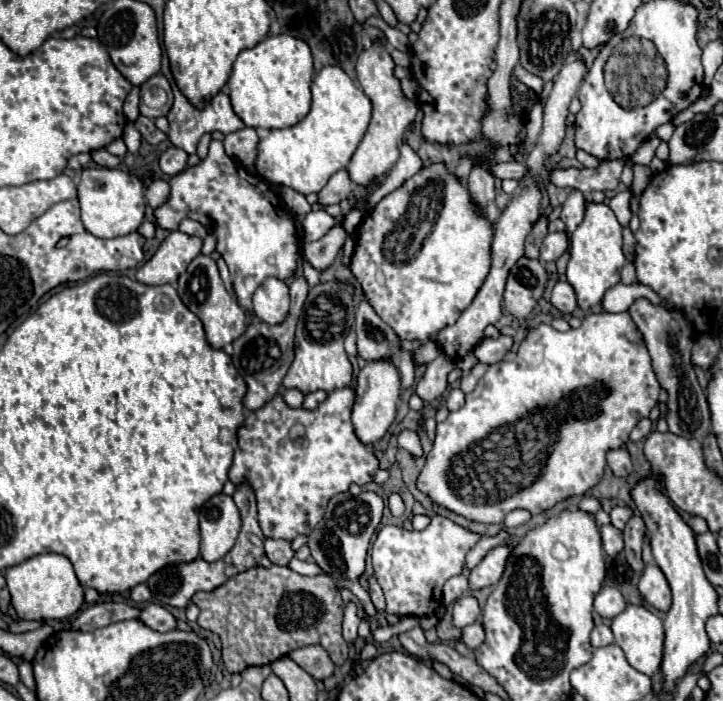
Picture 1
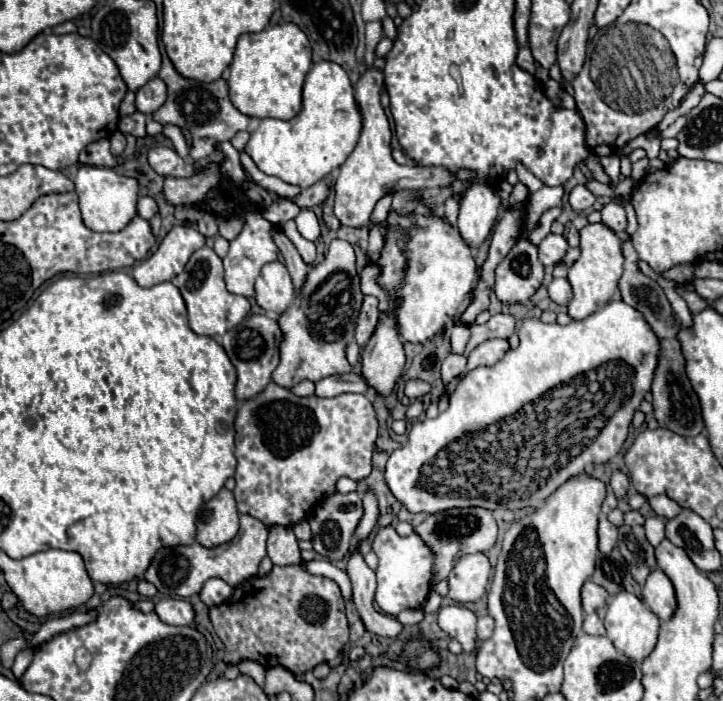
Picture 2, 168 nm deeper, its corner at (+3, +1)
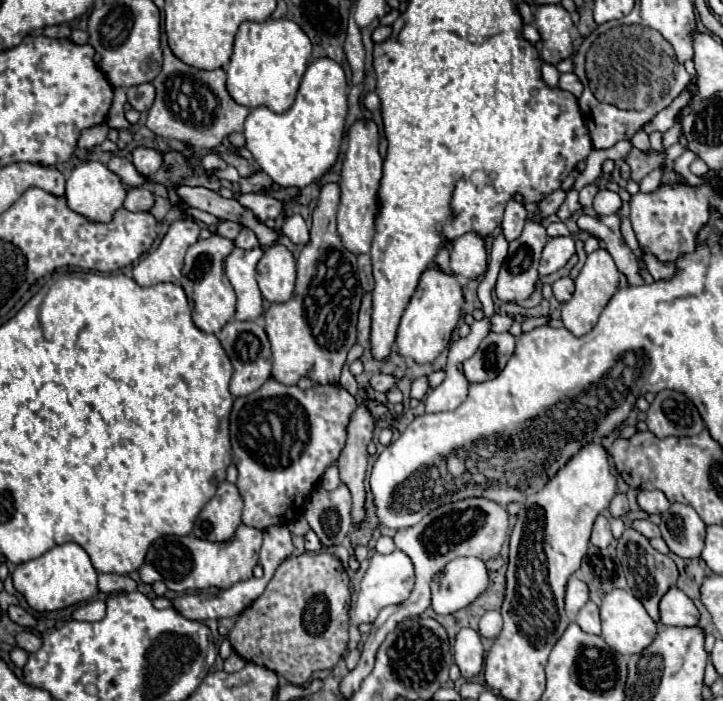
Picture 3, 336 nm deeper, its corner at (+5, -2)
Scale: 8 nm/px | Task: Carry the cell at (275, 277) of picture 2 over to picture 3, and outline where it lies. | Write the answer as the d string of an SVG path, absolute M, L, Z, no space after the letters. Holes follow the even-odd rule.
M275 242L265 248L257 264L257 284L269 302L283 302L291 298L295 286L295 258L287 246Z

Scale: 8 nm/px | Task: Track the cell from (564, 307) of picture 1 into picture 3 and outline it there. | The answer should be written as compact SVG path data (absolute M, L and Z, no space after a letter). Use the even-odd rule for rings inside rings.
M559 278L555 284L553 284L553 296L559 300L559 302L567 302L573 294L573 288L575 288L575 282L573 278Z

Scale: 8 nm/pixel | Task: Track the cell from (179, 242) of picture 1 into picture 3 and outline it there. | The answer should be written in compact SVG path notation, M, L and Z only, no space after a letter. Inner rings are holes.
M193 218L175 220L163 236L161 244L133 268L133 280L139 286L153 286L161 282L177 284L181 278L185 250L197 240L199 226Z

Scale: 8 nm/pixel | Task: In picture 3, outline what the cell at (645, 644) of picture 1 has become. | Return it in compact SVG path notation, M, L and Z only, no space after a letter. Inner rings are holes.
M611 590L609 594L605 594L603 602L601 602L601 636L603 640L617 650L619 654L635 654L641 652L643 648L647 648L647 644L651 644L651 640L657 634L657 624L651 620L651 616L647 616L643 604L639 604L639 600L635 600L635 596L631 596L631 592L627 590Z

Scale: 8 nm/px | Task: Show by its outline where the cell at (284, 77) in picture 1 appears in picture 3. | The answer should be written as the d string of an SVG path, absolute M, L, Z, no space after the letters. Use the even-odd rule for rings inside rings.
M289 18L243 22L235 34L233 54L227 66L227 90L237 104L257 108L267 104L273 112L285 112L295 100L303 72L311 58L311 40Z

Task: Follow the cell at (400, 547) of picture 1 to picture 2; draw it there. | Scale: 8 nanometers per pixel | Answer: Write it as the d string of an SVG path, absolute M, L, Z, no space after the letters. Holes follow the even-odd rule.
M393 525L381 527L373 539L373 551L379 557L377 567L377 591L375 591L375 603L383 613L399 615L405 609L417 609L425 603L429 591L431 591L431 577L433 577L433 565L435 557L429 545L421 539L421 535L411 533L407 537L397 535Z

